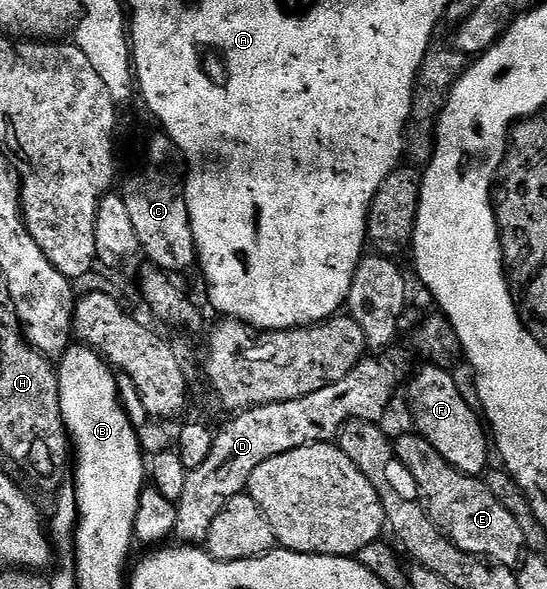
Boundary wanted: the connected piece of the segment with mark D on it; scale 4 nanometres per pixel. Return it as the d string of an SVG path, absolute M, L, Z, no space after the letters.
M365 357L342 381L328 383L326 389L318 389L318 393L285 403L251 407L229 418L232 420L215 432L210 457L188 471L182 497L175 503L178 509L175 538L184 545L207 544L214 517L226 509L232 498L247 492L250 473L254 473L262 461L290 453L290 449L331 443L352 419L379 424L403 379L404 367L398 360Z

